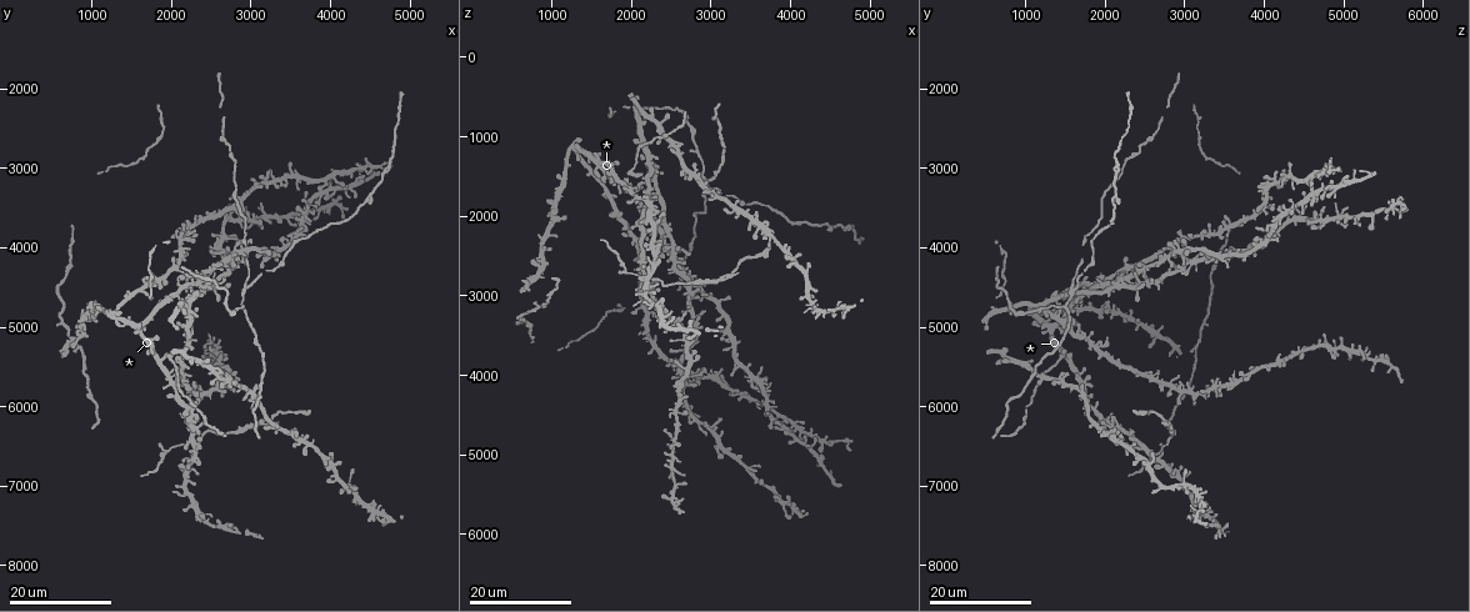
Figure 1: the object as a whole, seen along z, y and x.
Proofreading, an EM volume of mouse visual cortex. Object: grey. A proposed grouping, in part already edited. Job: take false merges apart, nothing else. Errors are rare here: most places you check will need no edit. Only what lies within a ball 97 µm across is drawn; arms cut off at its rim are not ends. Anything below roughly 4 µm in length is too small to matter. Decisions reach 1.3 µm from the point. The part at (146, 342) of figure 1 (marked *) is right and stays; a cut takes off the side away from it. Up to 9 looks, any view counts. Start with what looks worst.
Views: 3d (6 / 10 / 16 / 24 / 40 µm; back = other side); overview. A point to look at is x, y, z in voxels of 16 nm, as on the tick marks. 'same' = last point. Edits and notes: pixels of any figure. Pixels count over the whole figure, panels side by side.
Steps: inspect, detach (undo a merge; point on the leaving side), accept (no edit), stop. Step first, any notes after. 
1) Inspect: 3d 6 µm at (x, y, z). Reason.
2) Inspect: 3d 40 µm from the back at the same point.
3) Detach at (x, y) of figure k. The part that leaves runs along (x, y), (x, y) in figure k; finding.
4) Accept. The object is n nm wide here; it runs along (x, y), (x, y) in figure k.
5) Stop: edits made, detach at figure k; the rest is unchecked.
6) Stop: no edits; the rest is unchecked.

Inspect: 3d 24 µm at (850, 5250, 3150).

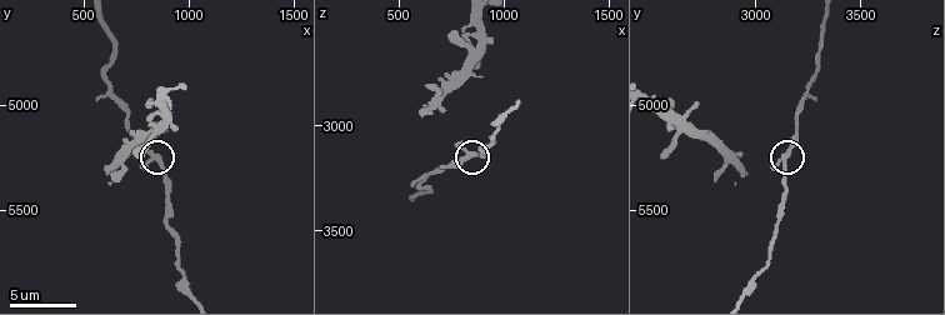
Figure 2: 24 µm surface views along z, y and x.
Inspect: 3d 10 µm at (840, 5240, 3130).

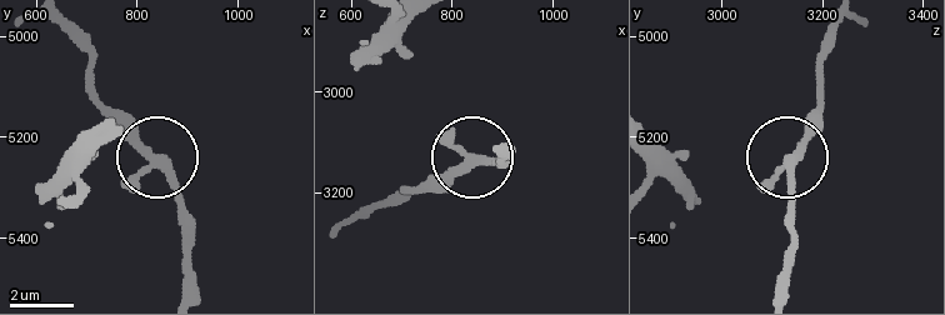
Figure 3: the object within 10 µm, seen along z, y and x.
Inspect: 3d 10 µm from the back at (855, 5250, 3140).

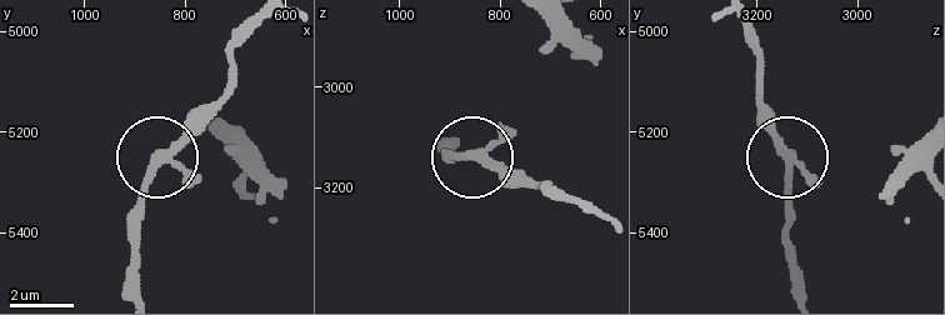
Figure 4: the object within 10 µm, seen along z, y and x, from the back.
Accept. The object is 240 nm wide here; continuous, no second cell.

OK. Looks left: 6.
Inspect: 3d 16 µm at (3900, 3250, 4600).

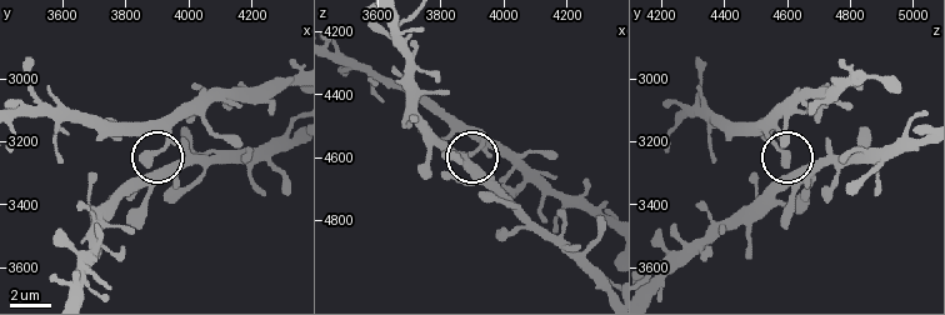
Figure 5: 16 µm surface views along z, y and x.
Inspect: 3d 6 µm at (3880, 3270, 4590). Zoom in.

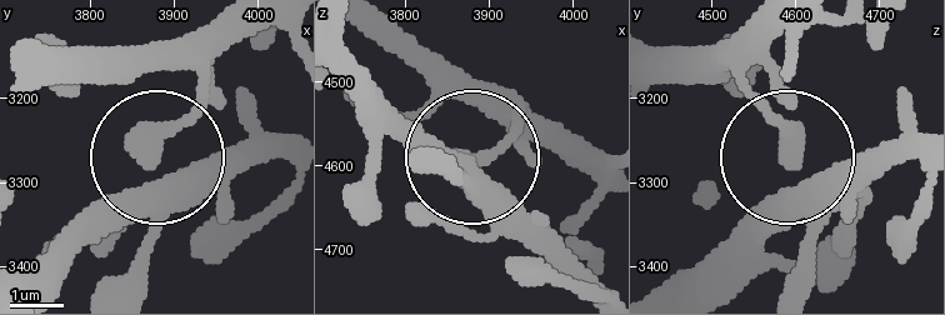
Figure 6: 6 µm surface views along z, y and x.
Accept. It runs along (343, 53), (566, 264) in figure 6; one cell here.

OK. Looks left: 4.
Inspect: 3d 24 µm at (2900, 4500, 1600). Three-way junction.

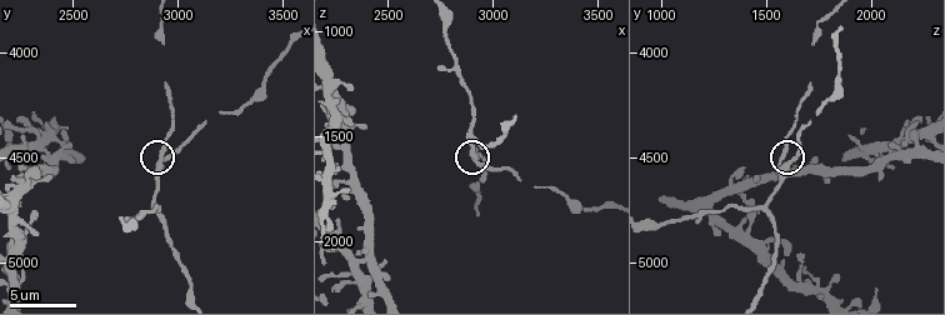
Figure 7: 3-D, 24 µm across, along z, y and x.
Inspect: 3d 10 µm at the same point. Zoom in.

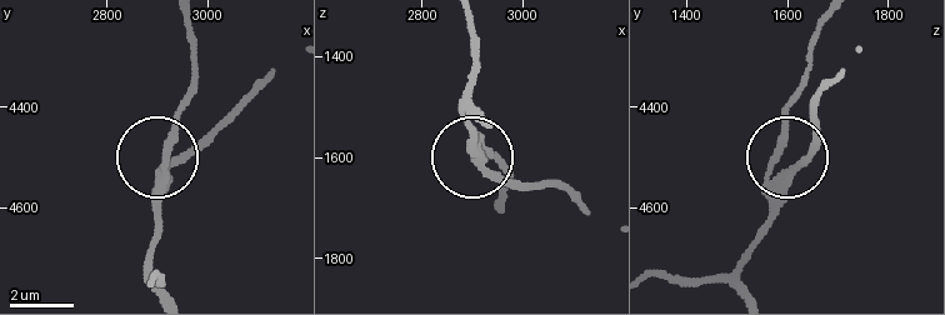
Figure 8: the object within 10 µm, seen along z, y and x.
Accept. 3 arms meet here; it runs along (748, 293), (740, 268), (771, 204), (780, 131), (804, 69) in figure 8; one cell here.

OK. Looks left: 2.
Inspect: 3d 16 µm at (2750, 4800, 850). Thick turns thin.

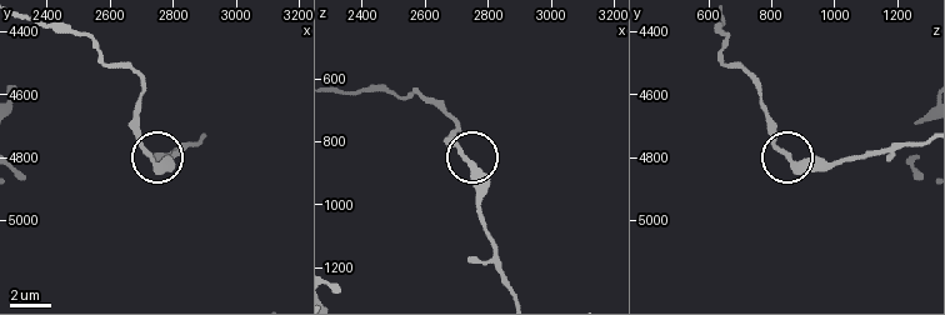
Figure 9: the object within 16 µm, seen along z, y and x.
Inspect: 3d 6 µm at (2730, 4800, 870).

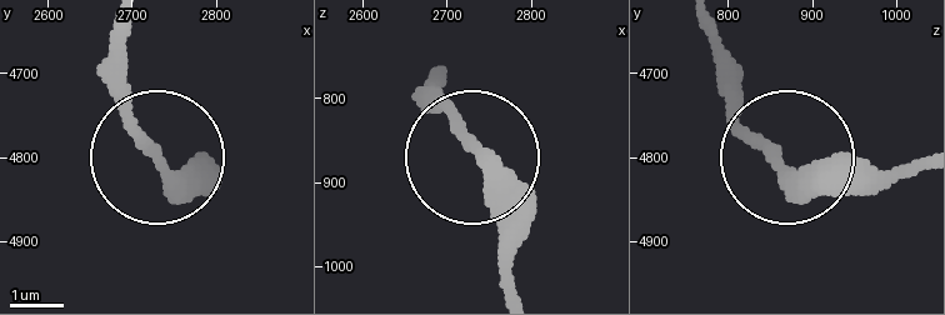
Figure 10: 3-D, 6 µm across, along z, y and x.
Accept. The object is 310 nm wide here; it runs along (515, 288), (511, 194), (426, 91) in figure 10; all the same cell.

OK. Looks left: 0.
Stop: no edits; the rest is unchecked.

